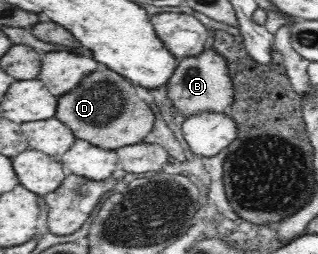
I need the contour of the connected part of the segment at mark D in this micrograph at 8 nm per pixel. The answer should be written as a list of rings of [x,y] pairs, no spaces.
[[[108,68],[96,69],[96,71],[88,73],[74,89],[57,96],[54,117],[66,124],[76,138],[96,144],[98,147],[114,150],[117,147],[142,142],[152,127],[157,124],[158,111],[152,106],[148,106],[136,94],[136,86],[124,78]]]

